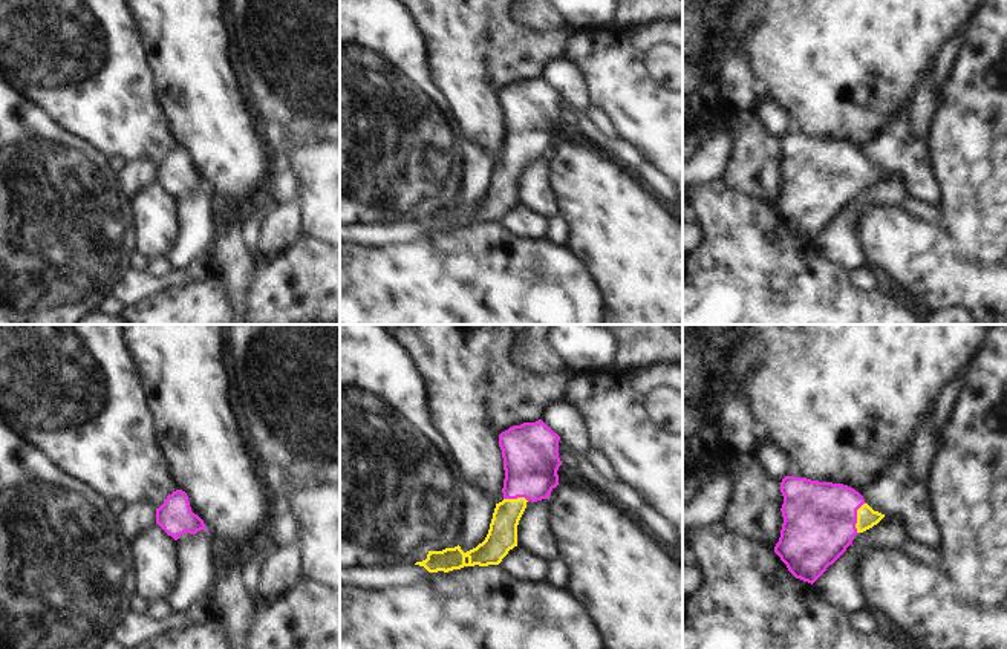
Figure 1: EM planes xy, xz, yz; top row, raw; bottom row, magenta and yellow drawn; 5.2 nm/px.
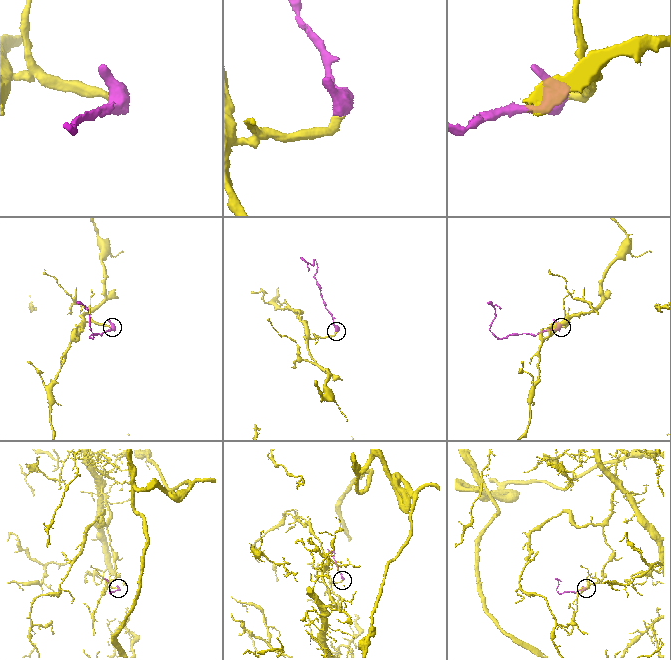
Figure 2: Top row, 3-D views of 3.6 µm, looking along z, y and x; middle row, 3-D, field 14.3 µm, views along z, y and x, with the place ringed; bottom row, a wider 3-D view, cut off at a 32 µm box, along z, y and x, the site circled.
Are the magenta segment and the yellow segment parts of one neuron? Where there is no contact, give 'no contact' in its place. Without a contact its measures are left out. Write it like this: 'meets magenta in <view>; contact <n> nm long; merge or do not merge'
meets magenta in yz; contact 170 nm long; merge

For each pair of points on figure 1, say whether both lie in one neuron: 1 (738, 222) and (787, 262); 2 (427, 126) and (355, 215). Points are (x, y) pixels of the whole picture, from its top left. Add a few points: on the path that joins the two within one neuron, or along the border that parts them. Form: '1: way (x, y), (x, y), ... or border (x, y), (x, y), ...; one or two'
1: way (750, 234), (775, 259); one
2: way (407, 147), (407, 163), (377, 193); one

